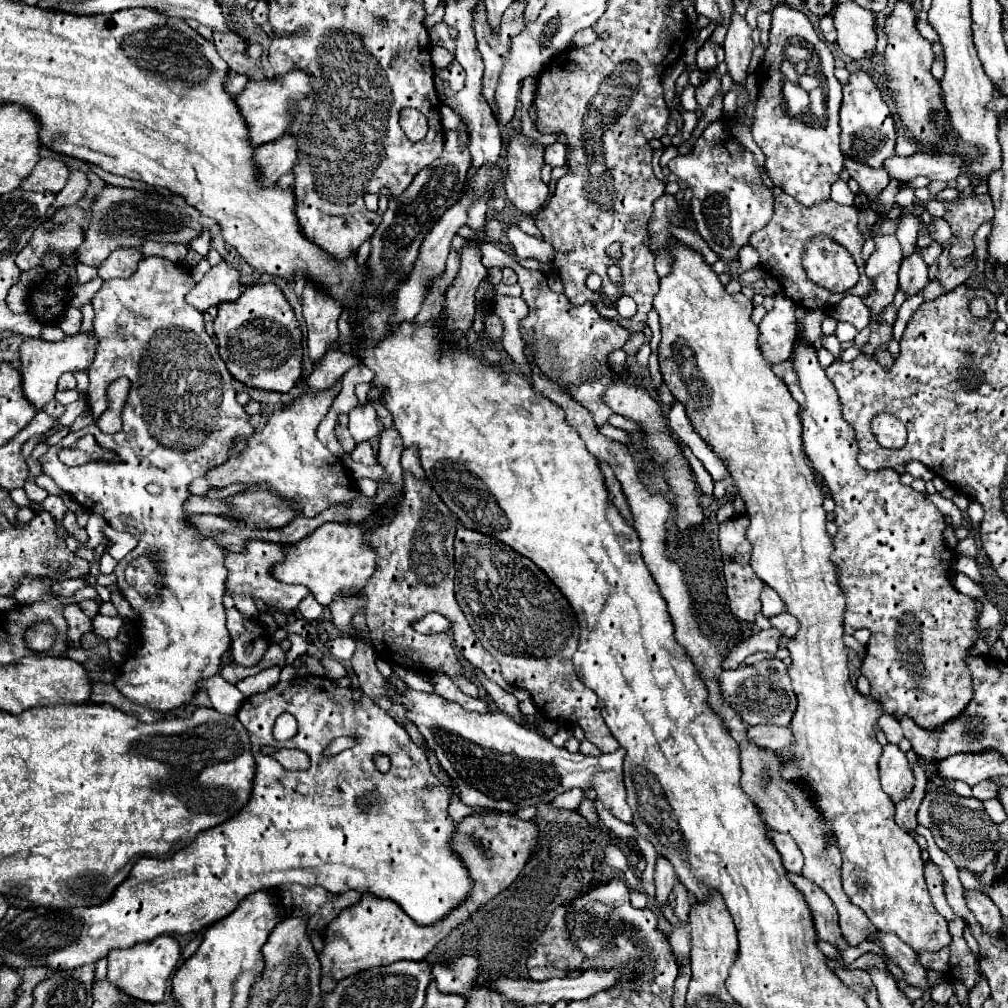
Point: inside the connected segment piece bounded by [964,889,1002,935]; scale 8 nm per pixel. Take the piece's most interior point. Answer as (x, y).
(983, 907)

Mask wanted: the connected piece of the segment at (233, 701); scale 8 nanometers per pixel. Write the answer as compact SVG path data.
M220 675L202 679L198 685L200 685L200 689L208 691L214 709L224 715L234 715L240 709L240 703L244 701L244 695L238 691L238 687L224 681Z

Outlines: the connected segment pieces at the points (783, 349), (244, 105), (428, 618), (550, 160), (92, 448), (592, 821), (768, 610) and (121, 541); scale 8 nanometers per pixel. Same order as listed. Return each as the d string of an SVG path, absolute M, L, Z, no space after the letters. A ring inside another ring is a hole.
M778 291L774 297L774 309L768 311L758 325L758 347L770 365L782 363L790 357L792 343L796 339L794 309L796 305L792 299L784 297L784 293Z
M290 71L288 75L280 79L274 79L274 81L262 81L262 83L256 83L256 81L250 81L242 93L234 95L238 107L240 107L240 113L244 115L244 119L248 119L248 133L250 133L250 143L254 147L258 145L264 145L268 141L274 141L274 139L280 139L286 129L290 127L292 123L292 105L300 99L304 99L306 95L310 93L310 77L302 71Z
M428 613L420 619L416 619L412 623L412 627L418 631L418 633L424 633L424 635L432 635L432 633L440 633L440 631L448 631L450 629L450 621L446 617L440 617L438 613Z
M556 141L554 145L546 147L546 153L544 153L544 163L550 165L550 167L560 167L566 163L566 145Z
M84 435L80 437L72 447L64 447L58 451L58 459L64 463L64 465L84 465L84 463L90 463L90 461L106 461L110 459L110 453L94 441L92 435Z
M585 798L579 807L579 812L592 827L598 827L598 816L592 801Z
M764 587L764 589L762 589L760 599L762 599L762 613L764 613L766 617L778 615L778 613L784 613L784 611L786 611L786 609L784 609L784 601L780 601L780 595L778 595L776 591L772 591L770 587Z
M110 525L102 527L102 533L104 533L104 537L108 537L108 541L110 541L108 547L106 547L106 551L108 551L116 561L124 559L124 557L136 547L136 537L130 535L130 533L120 533L120 531L112 529Z

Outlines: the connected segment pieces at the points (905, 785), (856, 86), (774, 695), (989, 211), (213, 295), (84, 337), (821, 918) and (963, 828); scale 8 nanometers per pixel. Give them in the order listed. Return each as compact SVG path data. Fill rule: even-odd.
M894 743L884 745L878 771L880 771L880 785L894 803L910 795L914 787L914 775L912 775L906 755L898 749L898 745Z
M852 71L848 83L844 85L844 99L840 107L840 149L850 159L860 159L870 167L882 167L882 163L896 155L896 125L888 105L882 99L880 89L866 71Z
M768 659L754 665L742 665L732 671L722 671L720 693L724 703L728 703L748 725L772 723L786 727L796 711L796 695L786 673L786 665L780 659Z
M972 193L970 197L962 201L942 201L942 203L946 205L944 219L948 221L952 235L958 237L958 243L950 247L950 259L958 261L958 259L968 258L975 250L974 231L994 217L995 209L992 199L989 193L981 195Z
M222 261L202 277L202 281L186 295L186 301L200 313L206 313L210 307L224 301L236 301L240 293L240 273L230 263Z
M80 331L76 335L66 335L58 343L48 343L42 339L22 337L20 347L20 361L22 361L22 377L24 377L24 393L36 405L36 409L42 409L48 401L54 399L58 377L66 371L86 371L88 365L94 359L94 351L98 347L98 335L94 331Z
M788 873L788 879L792 885L798 887L798 891L804 895L810 913L814 917L814 929L816 935L828 943L836 943L836 939L842 937L842 931L838 927L838 915L836 909L832 905L832 901L828 899L828 895L824 895L824 891L820 891L820 887L814 887L808 879L804 879L802 875L796 873Z
M928 789L920 809L918 809L918 823L928 827L934 835L936 845L950 855L950 859L956 863L956 867L966 867L972 873L982 873L986 865L996 861L996 843L998 843L998 825L990 819L978 817L978 813L984 809L982 801L974 797L960 797L956 793L944 793L944 791L932 791Z

